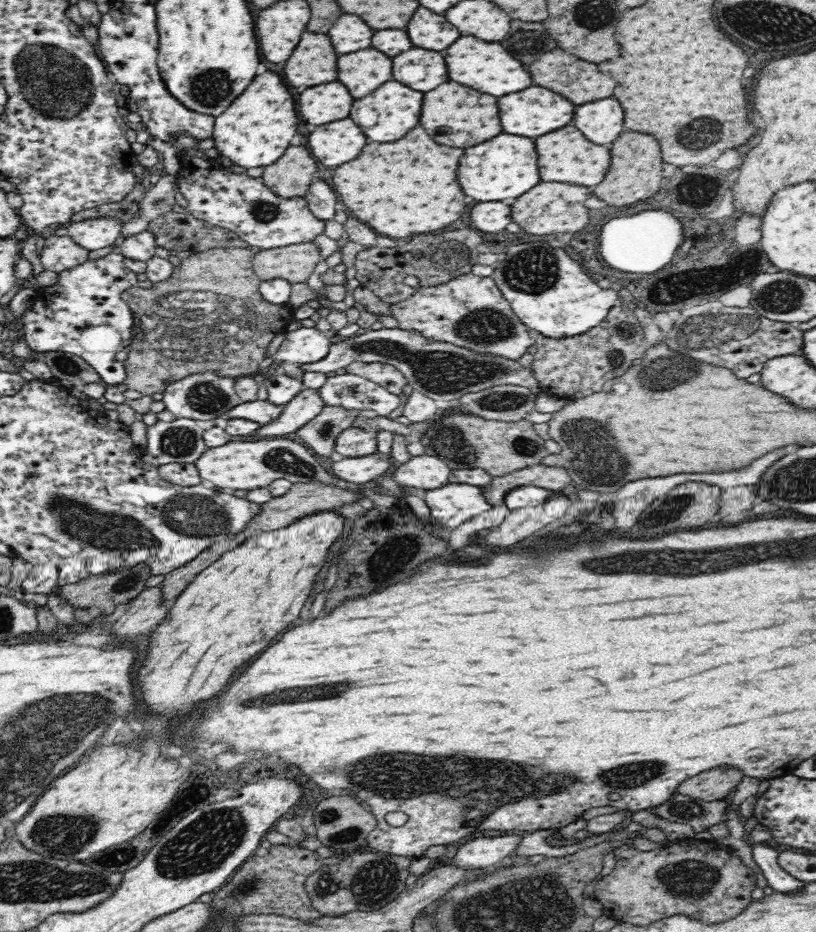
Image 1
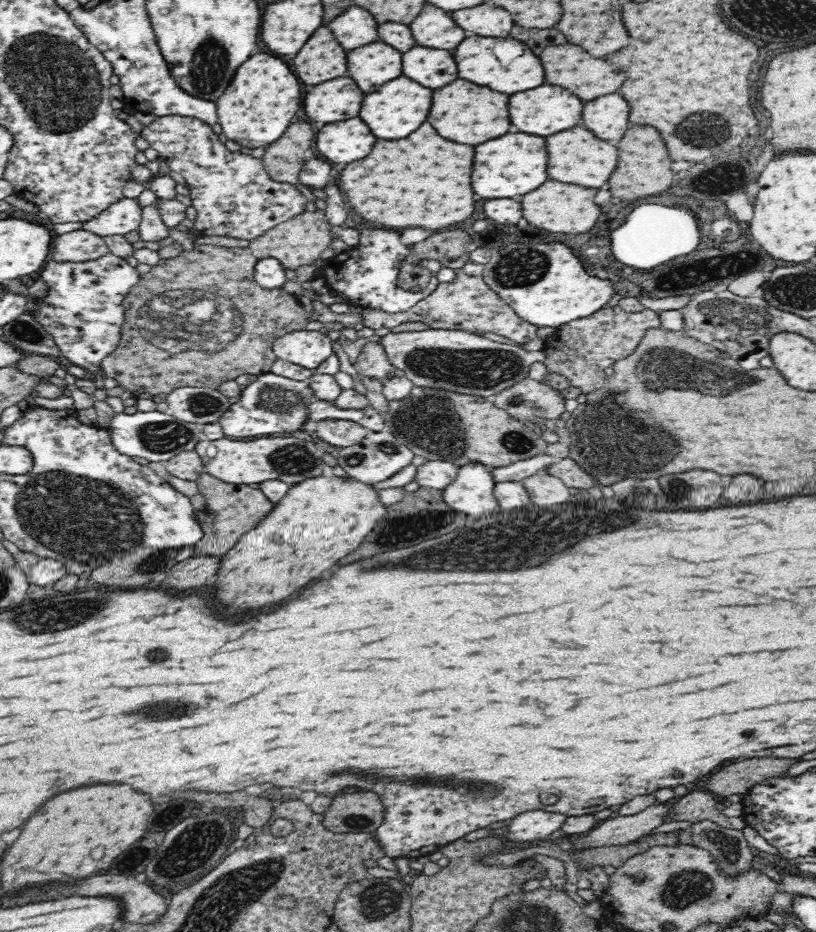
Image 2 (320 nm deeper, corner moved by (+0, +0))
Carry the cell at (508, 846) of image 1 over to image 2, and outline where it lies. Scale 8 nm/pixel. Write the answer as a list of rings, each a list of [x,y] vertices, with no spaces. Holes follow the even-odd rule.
[[[545,810],[524,811],[509,822],[508,838],[514,842],[532,842],[547,838],[560,829],[567,819],[565,814],[559,812],[546,812]]]

